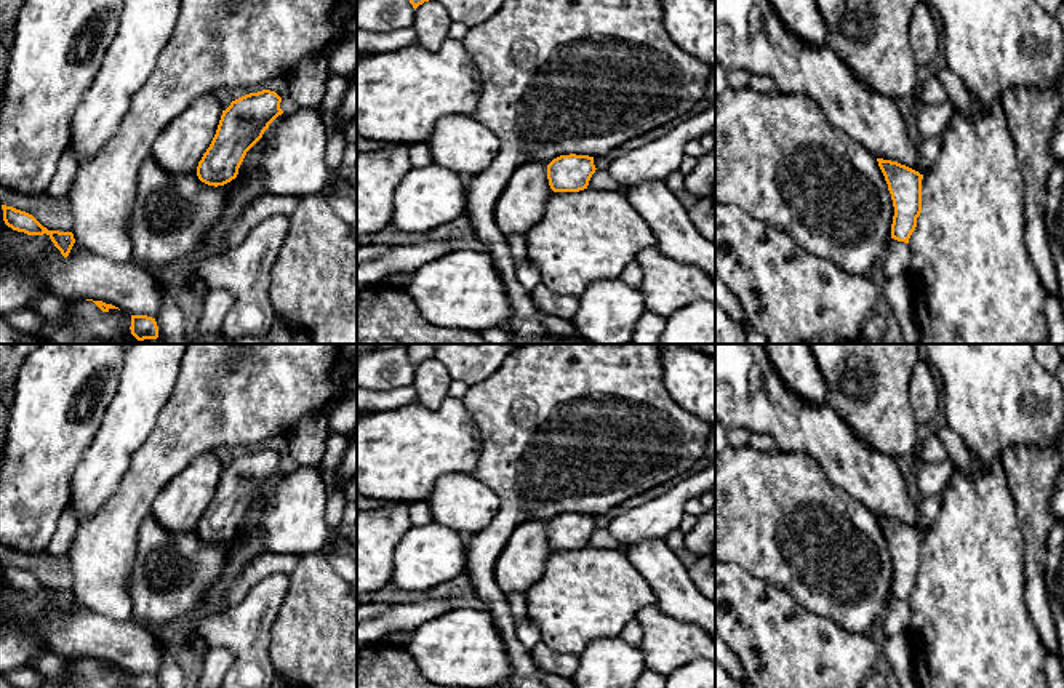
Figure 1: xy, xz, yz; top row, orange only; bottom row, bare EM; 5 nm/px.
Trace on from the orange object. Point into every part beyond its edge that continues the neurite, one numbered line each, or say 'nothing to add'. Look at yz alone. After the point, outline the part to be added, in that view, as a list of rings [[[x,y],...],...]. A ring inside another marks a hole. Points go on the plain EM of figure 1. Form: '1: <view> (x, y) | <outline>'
nothing to add

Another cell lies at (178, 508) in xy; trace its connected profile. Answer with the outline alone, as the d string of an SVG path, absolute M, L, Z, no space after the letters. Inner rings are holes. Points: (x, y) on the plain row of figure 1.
M214 451L195 458L168 482L152 504L150 515L171 533L190 533L210 506L222 466Z

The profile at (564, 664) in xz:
M544 643L531 648L530 653L538 669L544 674L571 678L578 670L578 654L574 653L554 651Z

